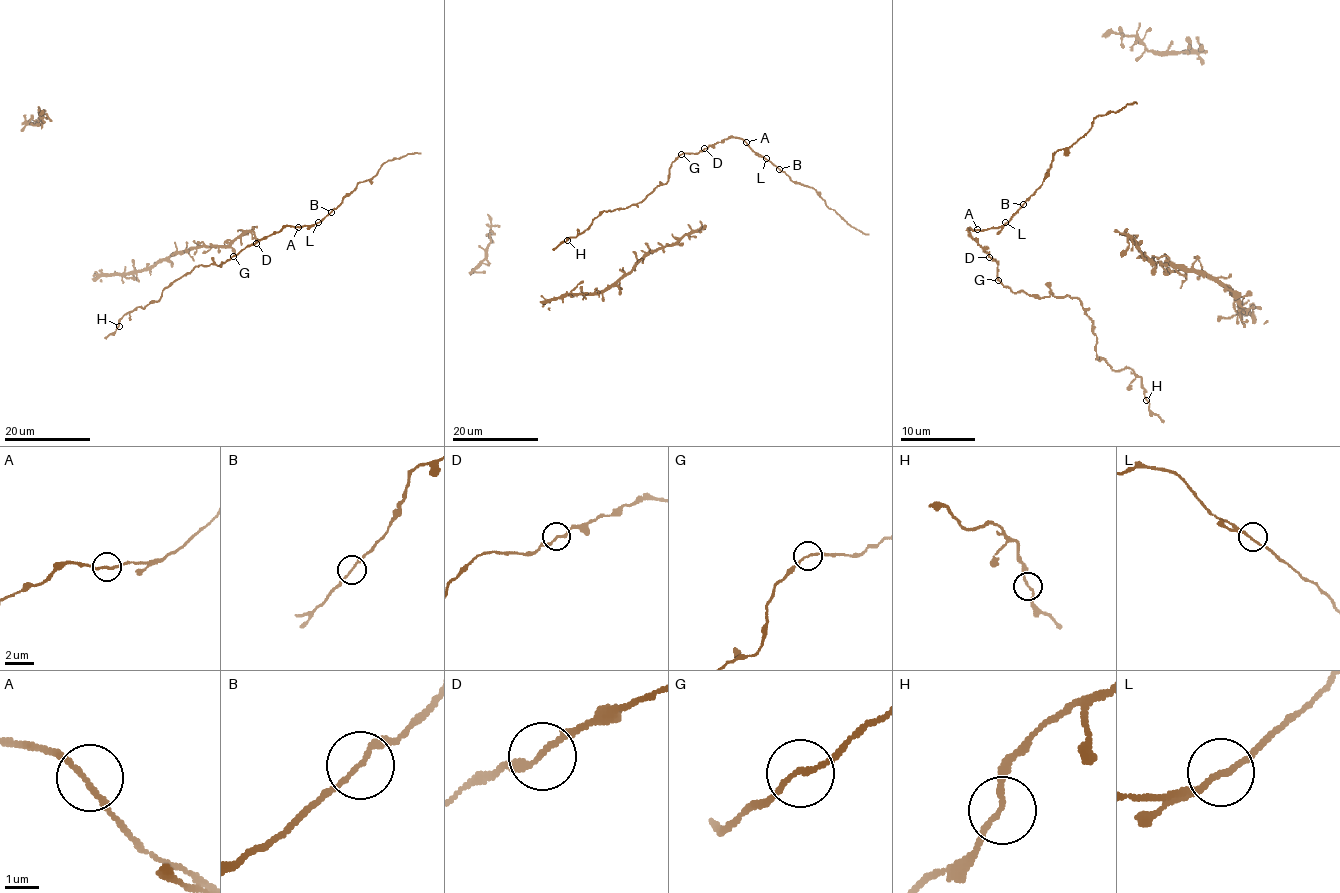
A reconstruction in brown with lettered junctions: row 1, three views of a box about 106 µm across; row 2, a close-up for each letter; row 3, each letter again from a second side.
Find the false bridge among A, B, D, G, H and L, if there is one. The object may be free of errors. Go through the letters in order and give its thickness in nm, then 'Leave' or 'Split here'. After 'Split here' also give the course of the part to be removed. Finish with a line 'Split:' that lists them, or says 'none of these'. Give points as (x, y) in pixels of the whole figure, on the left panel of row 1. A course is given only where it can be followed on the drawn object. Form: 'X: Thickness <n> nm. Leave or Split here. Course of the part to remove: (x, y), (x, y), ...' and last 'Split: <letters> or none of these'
A: Thickness 160 nm. Leave
B: Thickness 130 nm. Leave
D: Thickness 190 nm. Leave
G: Thickness 140 nm. Leave
H: Thickness 140 nm. Leave
L: Thickness 160 nm. Leave
Split: none of these

